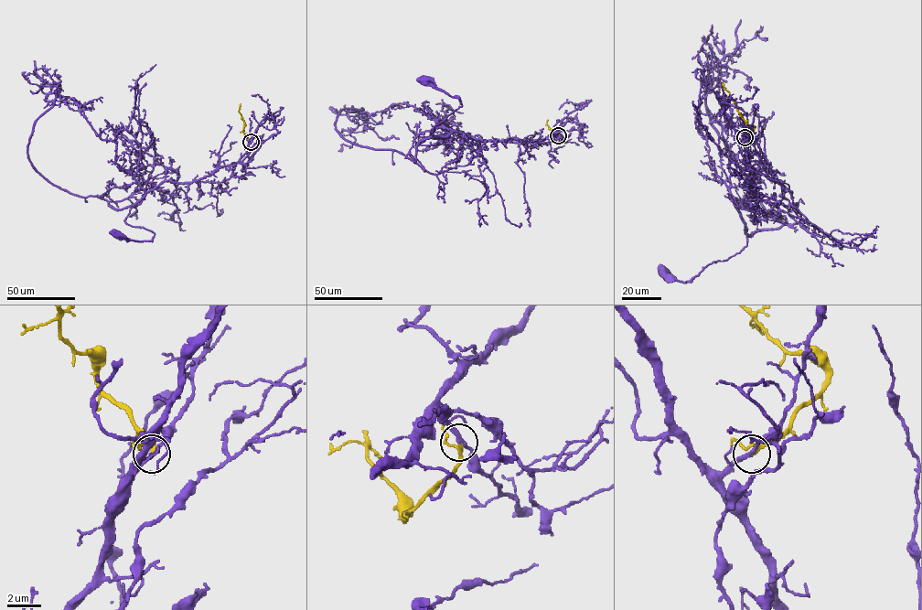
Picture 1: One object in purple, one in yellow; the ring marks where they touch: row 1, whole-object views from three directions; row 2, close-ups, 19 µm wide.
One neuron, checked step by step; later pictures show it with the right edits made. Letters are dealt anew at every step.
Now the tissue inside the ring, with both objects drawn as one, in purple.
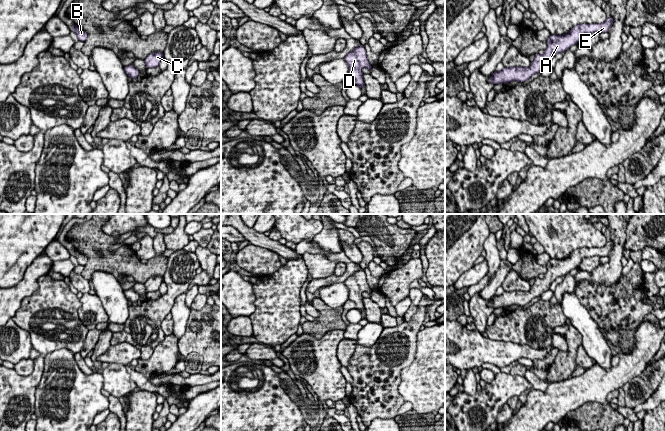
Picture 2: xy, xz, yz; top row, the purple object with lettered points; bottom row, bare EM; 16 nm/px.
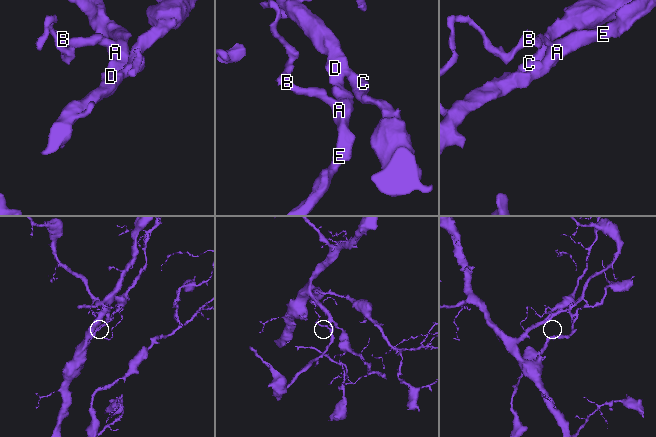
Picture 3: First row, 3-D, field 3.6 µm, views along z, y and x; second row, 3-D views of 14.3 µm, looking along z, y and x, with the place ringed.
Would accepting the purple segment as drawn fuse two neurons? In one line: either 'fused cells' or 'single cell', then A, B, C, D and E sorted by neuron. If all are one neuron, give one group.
single cell | A B C D E

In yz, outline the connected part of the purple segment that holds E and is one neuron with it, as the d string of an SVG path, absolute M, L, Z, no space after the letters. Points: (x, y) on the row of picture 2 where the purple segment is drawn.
M613 17L607 18L601 24L580 24L574 26L567 34L551 35L547 40L547 48L543 55L535 54L534 60L529 68L525 67L504 67L501 71L493 72L488 82L496 84L504 84L511 81L525 82L530 77L541 72L549 66L551 59L557 54L566 51L577 42L586 33L607 33L614 22Z

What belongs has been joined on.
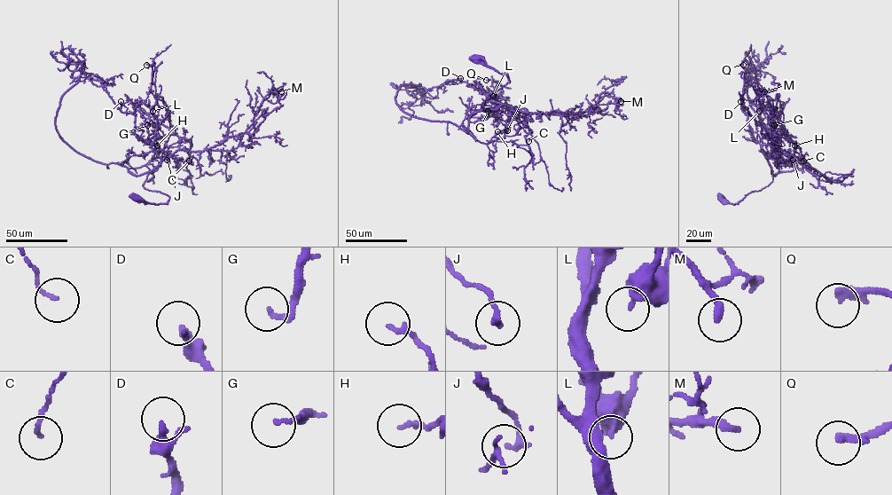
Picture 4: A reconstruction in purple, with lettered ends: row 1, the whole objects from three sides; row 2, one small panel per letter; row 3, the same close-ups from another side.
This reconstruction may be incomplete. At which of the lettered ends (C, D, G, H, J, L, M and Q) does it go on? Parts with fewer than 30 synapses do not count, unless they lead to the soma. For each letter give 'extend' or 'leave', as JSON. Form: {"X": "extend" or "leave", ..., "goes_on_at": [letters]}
{"C": "leave", "D": "leave", "G": "extend", "H": "leave", "J": "leave", "L": "leave", "M": "extend", "Q": "extend", "goes_on_at": ["G", "M", "Q"]}

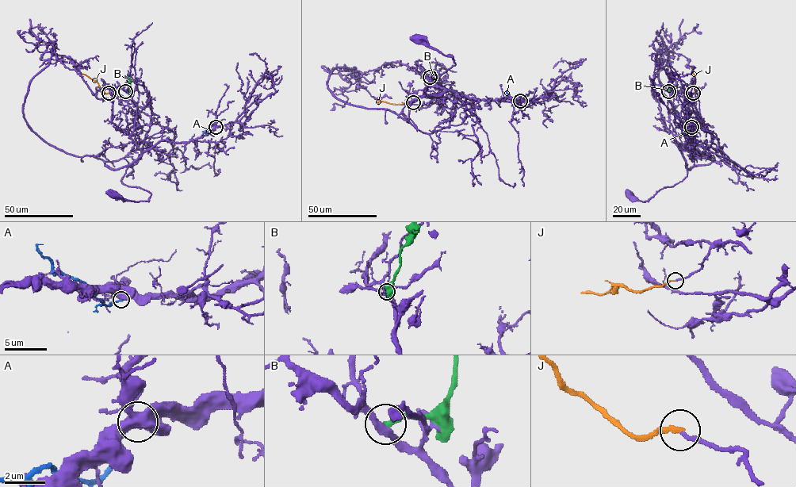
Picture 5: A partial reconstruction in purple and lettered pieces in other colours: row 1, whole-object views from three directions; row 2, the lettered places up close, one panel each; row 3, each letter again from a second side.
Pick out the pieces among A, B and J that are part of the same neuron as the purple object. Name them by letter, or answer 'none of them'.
J

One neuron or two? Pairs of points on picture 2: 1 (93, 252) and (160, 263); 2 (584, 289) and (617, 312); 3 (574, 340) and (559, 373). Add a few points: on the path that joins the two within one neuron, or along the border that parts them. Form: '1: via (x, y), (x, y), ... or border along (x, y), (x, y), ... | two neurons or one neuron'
1: via (110, 261), (126, 262), (136, 269), (143, 269) | one neuron
2: via (592, 296), (609, 306) | one neuron
3: via (572, 348), (571, 354), (564, 365) | one neuron

